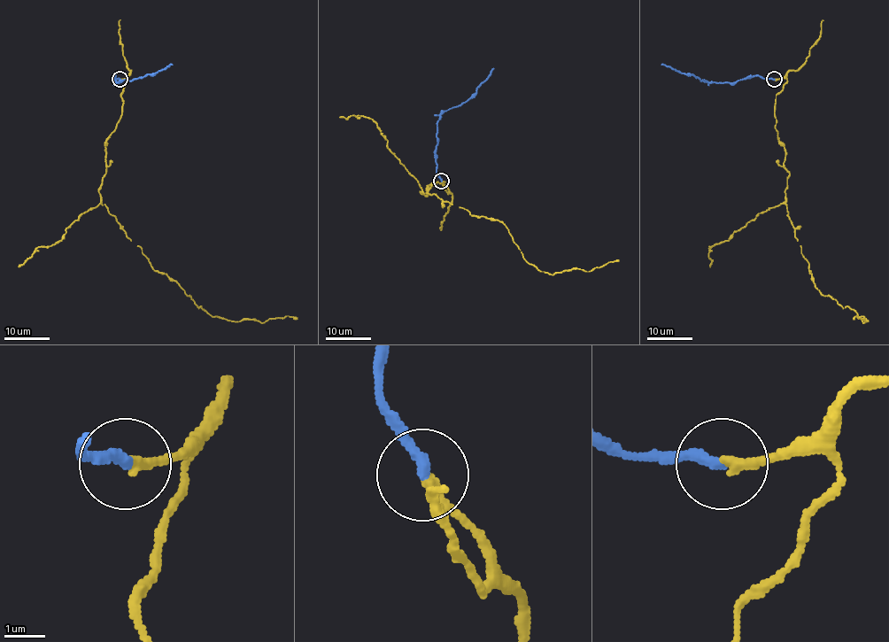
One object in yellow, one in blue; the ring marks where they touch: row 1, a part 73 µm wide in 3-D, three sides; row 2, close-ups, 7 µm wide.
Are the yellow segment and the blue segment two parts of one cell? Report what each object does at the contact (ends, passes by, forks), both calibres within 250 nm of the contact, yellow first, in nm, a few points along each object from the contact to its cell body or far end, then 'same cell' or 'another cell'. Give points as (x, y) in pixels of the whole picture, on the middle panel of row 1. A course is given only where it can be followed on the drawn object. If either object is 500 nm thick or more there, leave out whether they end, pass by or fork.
yellow ends | blue ends | 260/280 nm | yellow via (441, 181), (448, 194), (444, 181), (420, 192), (497, 219), (540, 270), (618, 259) | blue via (441, 181), (436, 173), (436, 121), (444, 112), (467, 101), (493, 68) | same cell

